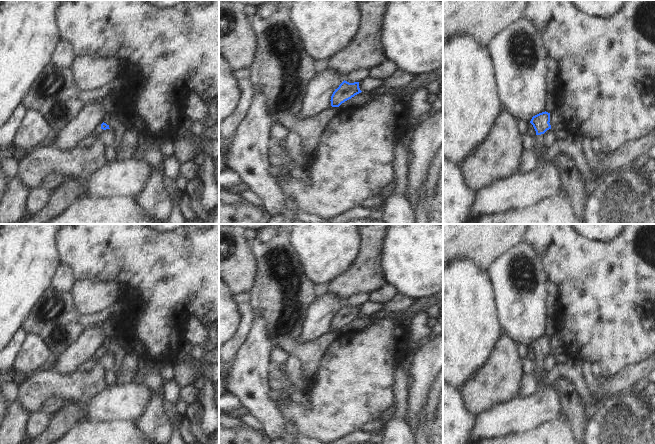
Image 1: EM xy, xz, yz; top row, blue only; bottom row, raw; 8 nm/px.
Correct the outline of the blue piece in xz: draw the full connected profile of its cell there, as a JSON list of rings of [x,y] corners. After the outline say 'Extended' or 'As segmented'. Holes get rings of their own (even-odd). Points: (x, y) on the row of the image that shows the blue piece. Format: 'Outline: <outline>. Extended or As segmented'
Outline: [[[343,81],[331,96],[331,106],[339,107],[345,101],[351,99],[355,95],[361,93],[359,82],[349,83]]]. As segmented

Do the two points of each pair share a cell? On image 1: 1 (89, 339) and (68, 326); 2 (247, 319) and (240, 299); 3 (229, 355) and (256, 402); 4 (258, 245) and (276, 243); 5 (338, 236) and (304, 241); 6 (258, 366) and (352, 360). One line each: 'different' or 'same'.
1: different
2: same
3: different
4: same
5: same
6: different

